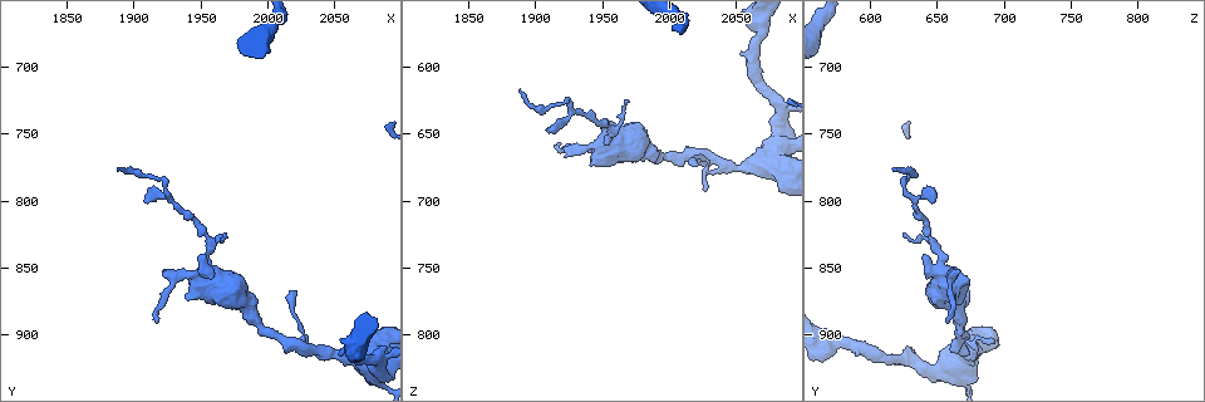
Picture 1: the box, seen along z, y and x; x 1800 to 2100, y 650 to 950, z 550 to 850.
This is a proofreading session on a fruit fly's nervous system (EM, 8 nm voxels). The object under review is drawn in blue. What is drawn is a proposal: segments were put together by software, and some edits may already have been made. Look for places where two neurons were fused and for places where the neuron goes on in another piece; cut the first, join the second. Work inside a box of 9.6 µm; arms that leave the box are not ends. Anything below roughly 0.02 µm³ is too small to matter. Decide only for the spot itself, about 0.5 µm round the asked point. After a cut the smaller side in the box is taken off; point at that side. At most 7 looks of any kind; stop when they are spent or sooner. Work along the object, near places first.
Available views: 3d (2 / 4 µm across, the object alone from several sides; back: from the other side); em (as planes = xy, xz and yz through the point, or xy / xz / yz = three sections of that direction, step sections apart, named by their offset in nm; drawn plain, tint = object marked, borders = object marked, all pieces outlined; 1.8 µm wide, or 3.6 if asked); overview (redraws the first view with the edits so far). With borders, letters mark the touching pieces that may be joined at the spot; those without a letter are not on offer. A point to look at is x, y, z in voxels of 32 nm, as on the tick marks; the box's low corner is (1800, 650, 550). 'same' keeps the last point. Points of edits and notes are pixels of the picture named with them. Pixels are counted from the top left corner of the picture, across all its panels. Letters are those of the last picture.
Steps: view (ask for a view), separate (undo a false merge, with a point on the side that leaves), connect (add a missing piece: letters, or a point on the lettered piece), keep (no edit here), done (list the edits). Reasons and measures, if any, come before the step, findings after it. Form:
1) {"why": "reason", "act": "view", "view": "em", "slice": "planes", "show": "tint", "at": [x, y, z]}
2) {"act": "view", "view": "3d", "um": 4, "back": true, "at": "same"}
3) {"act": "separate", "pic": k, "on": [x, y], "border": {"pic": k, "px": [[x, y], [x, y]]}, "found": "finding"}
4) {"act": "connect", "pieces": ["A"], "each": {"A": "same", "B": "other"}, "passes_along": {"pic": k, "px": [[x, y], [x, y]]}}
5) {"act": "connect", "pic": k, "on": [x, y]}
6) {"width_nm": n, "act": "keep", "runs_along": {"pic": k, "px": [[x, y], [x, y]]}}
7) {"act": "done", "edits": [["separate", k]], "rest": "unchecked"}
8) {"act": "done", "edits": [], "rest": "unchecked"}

{"why": "thick turns thin", "act": "view", "view": "3d", "um": 4, "at": [2084, 936, 668]}

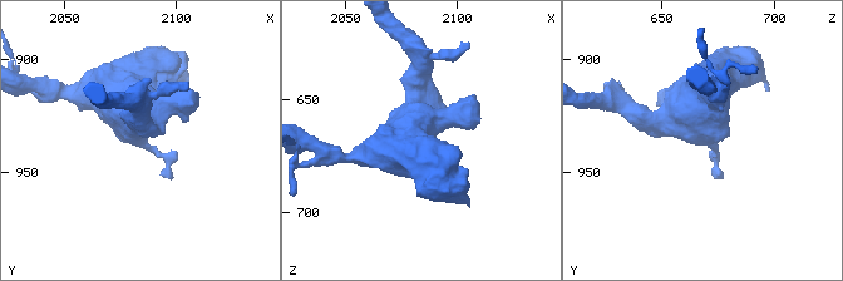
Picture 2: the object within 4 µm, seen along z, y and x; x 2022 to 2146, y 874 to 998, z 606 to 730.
{"why": "now the EM", "act": "view", "view": "em", "um": 3.6, "slice": "yz", "step": 4, "show": "tint", "at": [2082, 933, 669]}

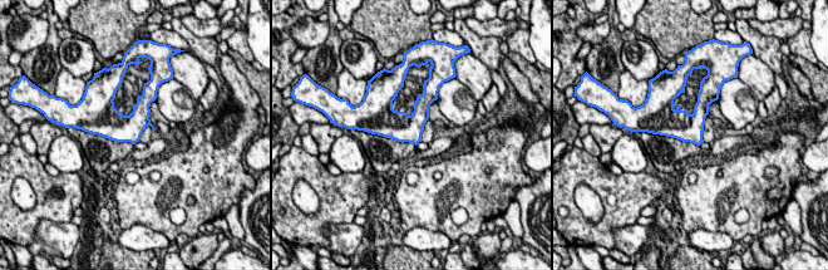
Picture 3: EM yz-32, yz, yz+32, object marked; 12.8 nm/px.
{"why": "see the neighbours", "act": "view", "view": "em", "um": 3.6, "slice": "yz", "step": 4, "show": "borders", "at": "same"}

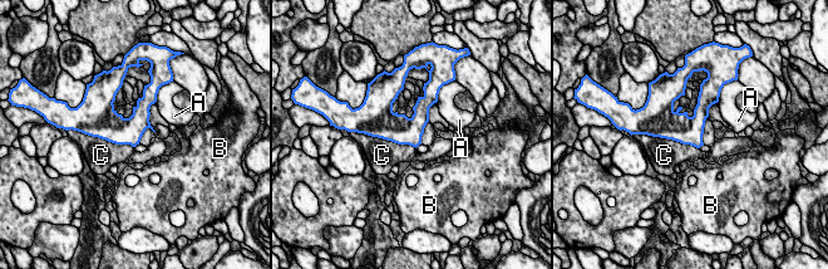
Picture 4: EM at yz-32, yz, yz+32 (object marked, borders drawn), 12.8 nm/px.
{"act": "keep", "each": {"A": "other", "B": "other", "C": "other"}, "border": {"pic": 4, "px": [[650, 135], [689, 143], [698, 148]]}, "found": "all the same neuron"}

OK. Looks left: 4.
{"why": "free end", "act": "view", "view": "em", "um": 3.6, "slice": "xy", "step": 8, "show": "tint", "at": [2028, 904, 694]}

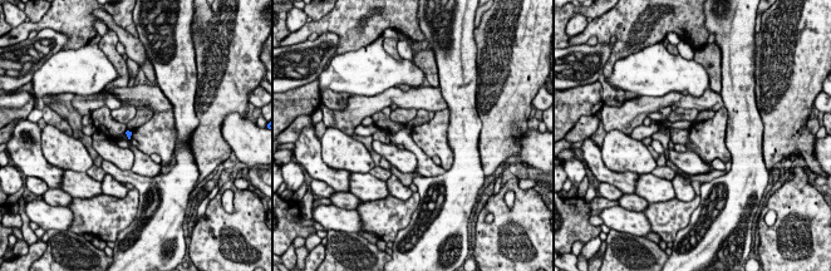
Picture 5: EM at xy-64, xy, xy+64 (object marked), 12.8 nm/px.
{"why": "cut it another way", "act": "view", "view": "em", "um": 3.6, "slice": "xz", "step": 8, "show": "borders", "at": "same"}

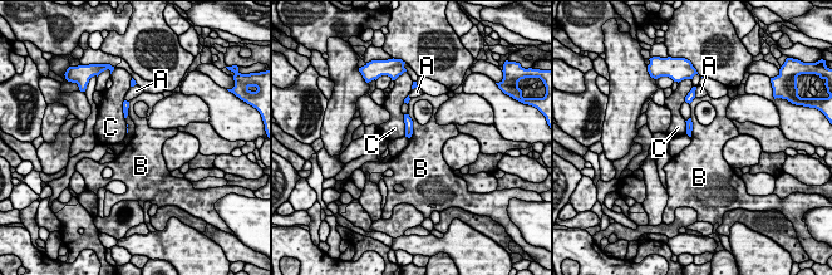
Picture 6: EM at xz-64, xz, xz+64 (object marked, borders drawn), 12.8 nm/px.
{"act": "keep", "each": {"A": "other", "B": "other", "C": "other"}, "border": {"pic": 6, "px": [[408, 113], [412, 121], [409, 138]]}, "found": "no lettered piece goes on from it"}

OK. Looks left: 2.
{"why": "free end", "act": "view", "view": "3d", "um": 4, "at": [1950, 838, 642]}

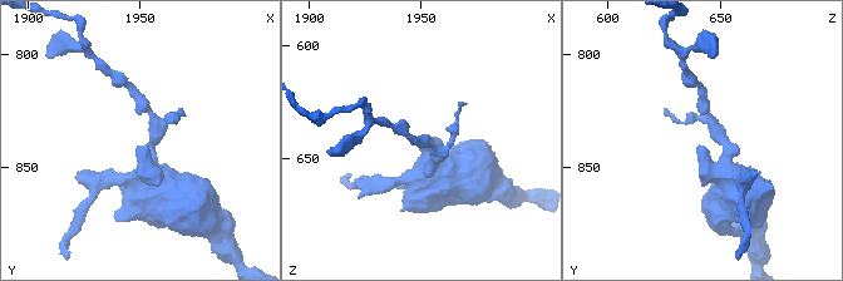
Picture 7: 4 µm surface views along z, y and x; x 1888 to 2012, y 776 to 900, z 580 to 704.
{"act": "view", "view": "em", "slice": "planes", "show": "borders", "at": [1950, 839, 641]}

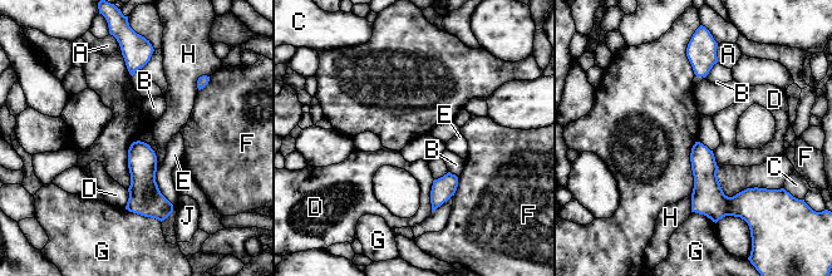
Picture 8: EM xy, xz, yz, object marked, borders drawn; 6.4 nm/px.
{"act": "keep", "each": {"A": "other", "B": "other", "C": "other", "D": "other", "E": "other", "F": "other", "G": "other", "H": "other", "J": "other"}, "found": "no lettered piece goes on from it"}

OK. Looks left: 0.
{"act": "done", "edits": [], "rest": "unchecked"}

